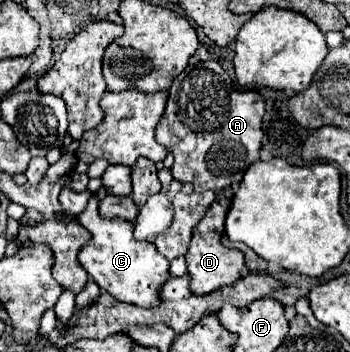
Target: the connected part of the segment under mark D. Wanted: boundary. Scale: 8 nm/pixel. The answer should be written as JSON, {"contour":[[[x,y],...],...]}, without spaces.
{"contour":[[[232,188],[220,190],[216,194],[212,206],[208,208],[206,216],[194,228],[194,236],[192,236],[188,254],[186,254],[186,264],[188,264],[188,274],[190,274],[190,290],[194,294],[208,294],[208,292],[214,292],[216,288],[234,284],[242,276],[242,272],[244,272],[244,254],[240,250],[226,248],[222,244],[224,220],[226,220],[232,196],[234,196]]]}

